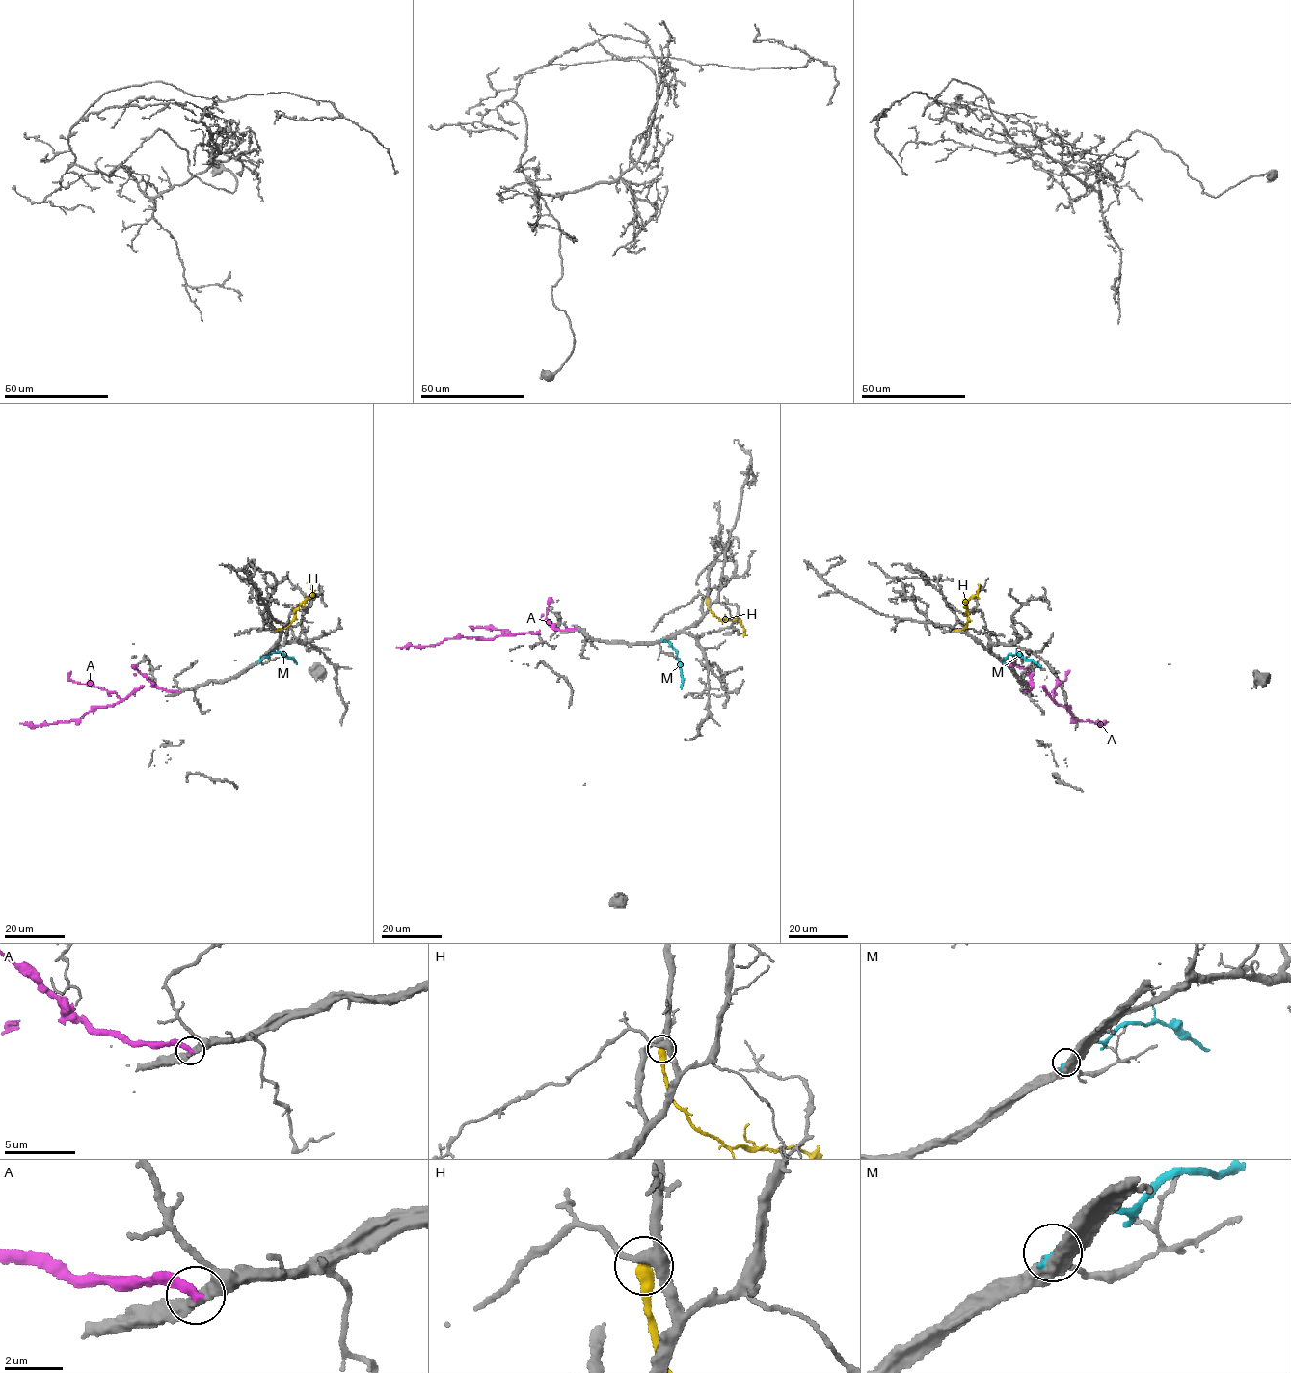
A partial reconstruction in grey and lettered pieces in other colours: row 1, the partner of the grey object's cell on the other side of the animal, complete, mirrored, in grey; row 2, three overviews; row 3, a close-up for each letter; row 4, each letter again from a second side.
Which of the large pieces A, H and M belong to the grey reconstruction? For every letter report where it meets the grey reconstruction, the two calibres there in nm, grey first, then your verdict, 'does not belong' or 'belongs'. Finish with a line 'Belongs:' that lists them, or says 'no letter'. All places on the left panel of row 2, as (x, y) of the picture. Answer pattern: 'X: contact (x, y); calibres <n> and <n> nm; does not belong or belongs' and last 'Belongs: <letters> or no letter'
A: contact (179, 692); calibres 460 and 320 nm; does not belong
H: contact (276, 630); calibres 360 and 420 nm; does not belong
M: contact (258, 660); calibres 600 and 260 nm; does not belong
Belongs: no letter

